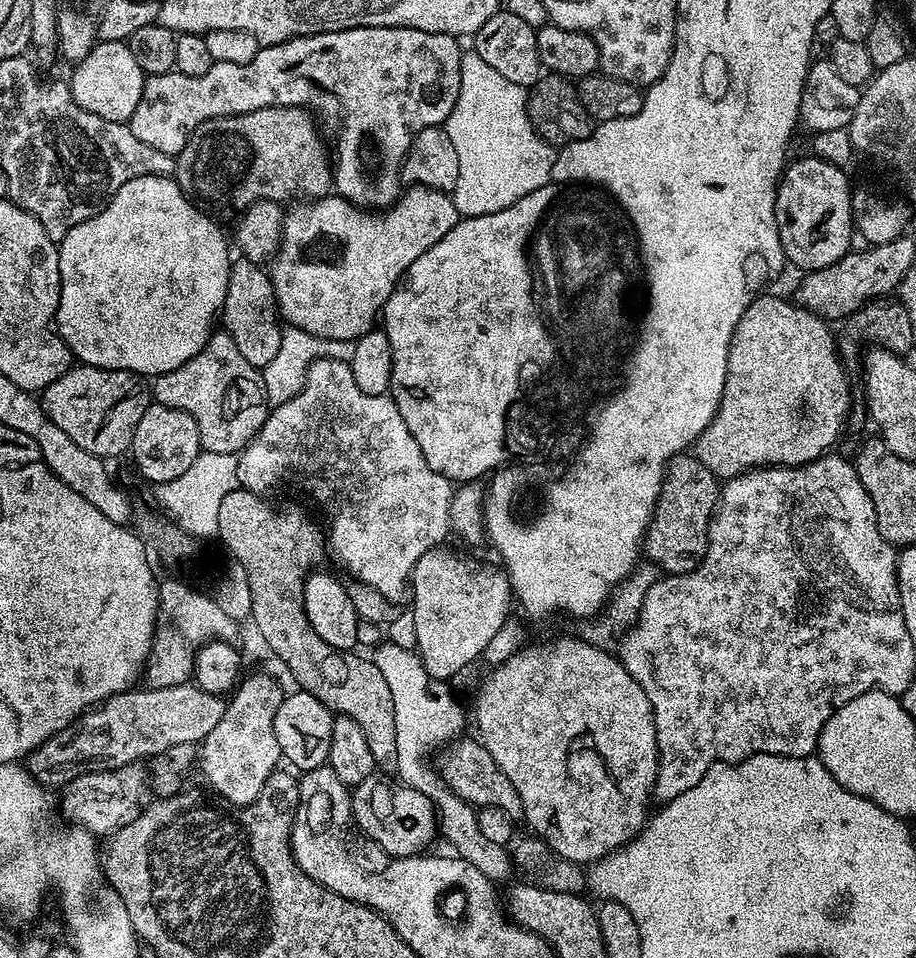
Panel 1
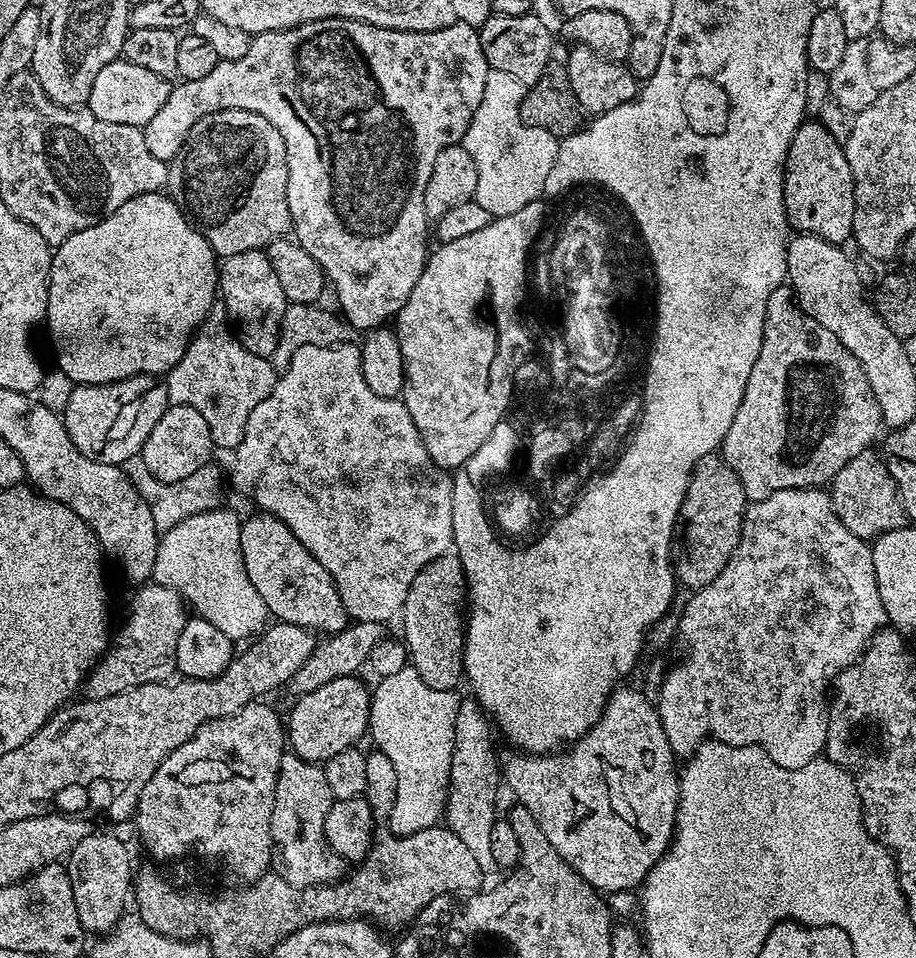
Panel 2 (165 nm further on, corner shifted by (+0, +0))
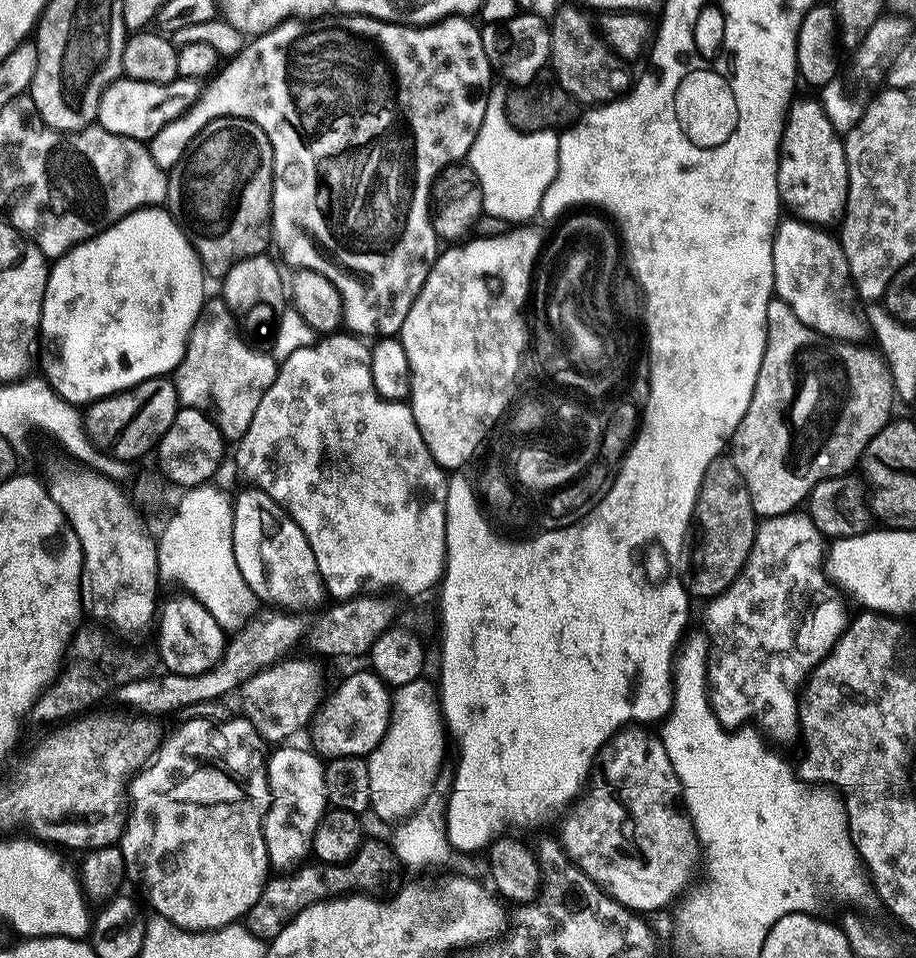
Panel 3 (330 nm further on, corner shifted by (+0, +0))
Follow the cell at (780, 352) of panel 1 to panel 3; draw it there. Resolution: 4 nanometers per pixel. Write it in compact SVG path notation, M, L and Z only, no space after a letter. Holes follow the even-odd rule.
M773 298L770 306L766 306L766 322L768 323L766 350L762 354L758 382L754 382L754 394L750 398L750 406L746 406L746 414L730 441L730 459L734 462L734 466L738 466L738 474L742 474L742 478L750 490L750 498L756 515L760 518L781 516L787 512L797 511L807 501L809 494L812 493L812 488L818 486L818 482L851 473L851 468L855 464L857 467L861 463L866 446L870 446L870 442L878 434L878 430L882 430L888 425L888 421L893 419L892 404L897 403L896 390L892 385L892 374L888 362L875 347L867 348L867 343L864 342L838 340L810 330L810 326L798 322L794 310L790 306L786 306L786 302L782 302L779 298Z

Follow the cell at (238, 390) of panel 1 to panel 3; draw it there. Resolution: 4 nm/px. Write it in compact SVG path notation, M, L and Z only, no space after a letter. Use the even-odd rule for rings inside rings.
M222 298L205 299L196 325L188 335L182 362L176 367L174 383L181 405L206 414L218 426L225 441L235 442L246 434L262 394L270 390L278 363L267 351L251 348L235 316Z

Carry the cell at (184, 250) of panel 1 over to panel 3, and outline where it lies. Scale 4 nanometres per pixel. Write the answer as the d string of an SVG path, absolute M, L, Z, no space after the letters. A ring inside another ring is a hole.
M167 207L139 208L137 212L132 212L126 218L114 222L94 238L74 246L66 255L55 257L54 263L48 269L46 294L40 315L38 364L40 360L41 370L39 369L39 371L57 395L75 406L87 406L105 396L115 396L117 392L124 392L138 383L146 382L147 379L167 377L169 374L175 373L176 367L184 357L184 351L188 345L188 335L196 325L196 319L206 299L204 283L206 283L204 267L201 266L192 243L186 238L186 234L181 230Z

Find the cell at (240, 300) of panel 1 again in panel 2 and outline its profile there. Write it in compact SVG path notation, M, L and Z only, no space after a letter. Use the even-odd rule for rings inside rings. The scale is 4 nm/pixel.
M255 248L223 257L218 268L218 296L228 312L227 321L242 346L246 346L250 354L271 358L280 340L286 301L267 251Z

